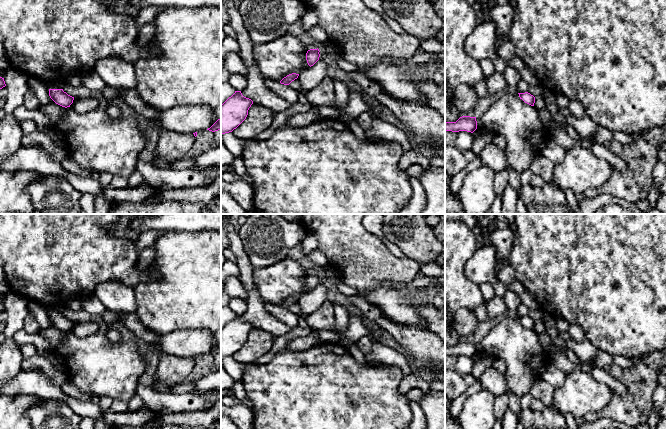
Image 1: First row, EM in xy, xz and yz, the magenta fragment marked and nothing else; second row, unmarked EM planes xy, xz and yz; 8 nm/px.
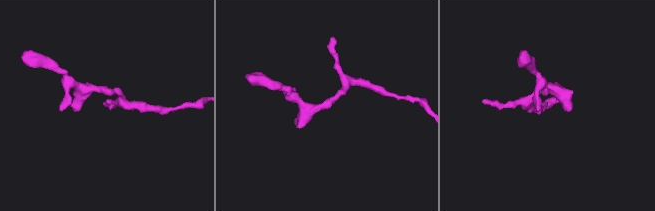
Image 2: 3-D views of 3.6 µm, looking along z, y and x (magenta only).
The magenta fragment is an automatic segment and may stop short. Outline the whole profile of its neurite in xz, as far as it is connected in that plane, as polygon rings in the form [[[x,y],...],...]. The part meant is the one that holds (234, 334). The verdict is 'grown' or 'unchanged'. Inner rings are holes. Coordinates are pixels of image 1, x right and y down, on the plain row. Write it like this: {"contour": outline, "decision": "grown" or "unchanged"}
{"contour": [[[235,315],[221,329],[221,359],[236,353],[246,343],[252,328],[253,325],[244,321],[241,315]]], "decision": "unchanged"}

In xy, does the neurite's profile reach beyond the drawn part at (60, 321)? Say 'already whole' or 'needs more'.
already whole

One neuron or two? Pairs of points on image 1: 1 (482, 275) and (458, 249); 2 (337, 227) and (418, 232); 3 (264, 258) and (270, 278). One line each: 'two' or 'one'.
1: two
2: two
3: two

